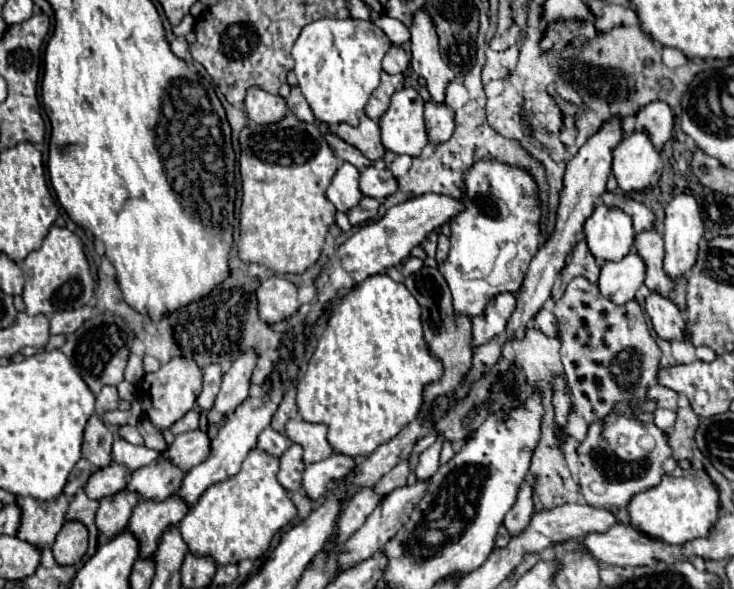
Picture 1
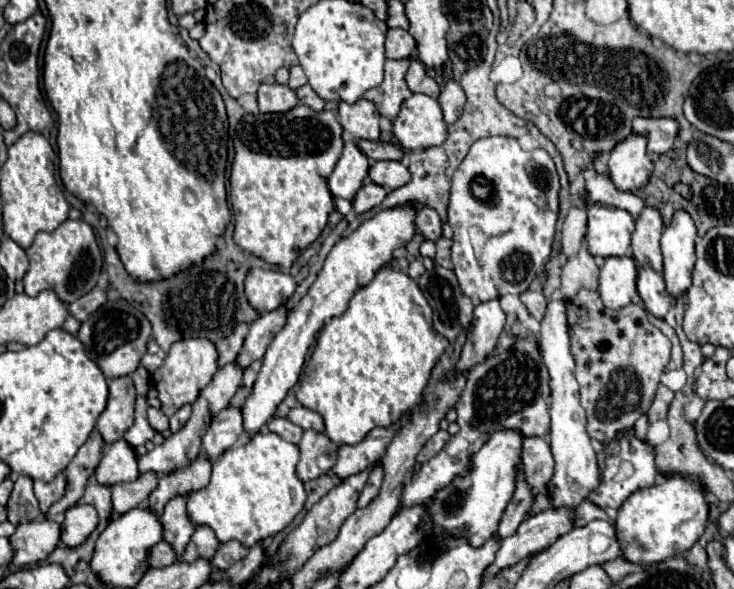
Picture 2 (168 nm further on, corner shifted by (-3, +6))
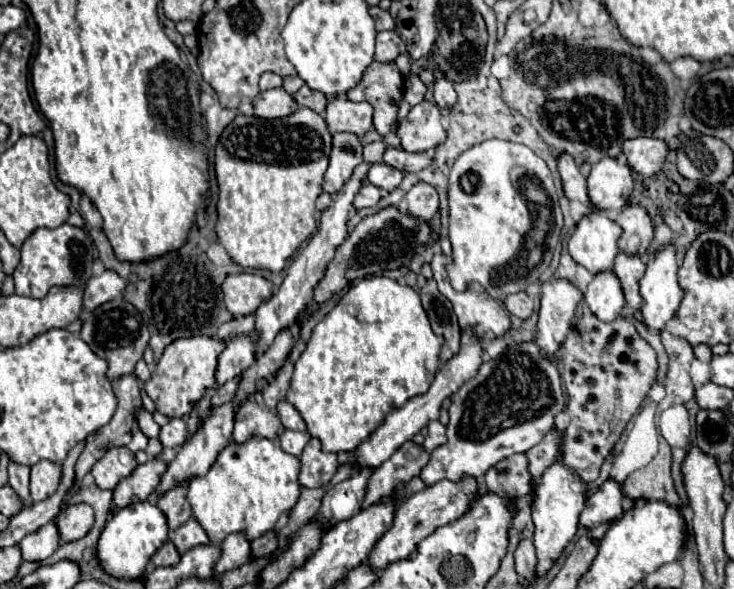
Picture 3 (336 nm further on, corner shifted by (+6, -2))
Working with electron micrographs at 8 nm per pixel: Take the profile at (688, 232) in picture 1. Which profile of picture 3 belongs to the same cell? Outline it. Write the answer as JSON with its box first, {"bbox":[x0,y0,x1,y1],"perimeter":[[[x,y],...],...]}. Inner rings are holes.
{"bbox":[639,244,683,330],"perimeter":[[[665,244],[659,252],[649,256],[647,272],[639,282],[639,292],[645,300],[645,304],[641,308],[641,314],[643,314],[643,324],[647,328],[661,330],[675,316],[675,312],[677,312],[677,308],[683,300],[683,290],[679,288],[679,282],[677,282],[677,268],[679,268],[677,250],[675,250],[673,244]]]}

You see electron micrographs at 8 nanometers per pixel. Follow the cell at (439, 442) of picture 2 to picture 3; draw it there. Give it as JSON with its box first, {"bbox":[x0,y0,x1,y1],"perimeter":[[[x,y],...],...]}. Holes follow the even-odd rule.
{"bbox":[423,420,447,454],"perimeter":[[[439,420],[429,422],[429,426],[427,426],[427,436],[425,436],[425,442],[423,442],[425,452],[431,454],[435,448],[439,448],[439,446],[445,444],[445,442],[447,442],[447,438],[445,438],[445,426],[443,426]]]}

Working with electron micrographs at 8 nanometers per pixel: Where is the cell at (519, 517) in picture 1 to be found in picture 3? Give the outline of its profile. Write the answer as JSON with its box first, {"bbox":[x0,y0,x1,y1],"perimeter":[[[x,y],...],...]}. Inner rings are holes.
{"bbox":[525,432,561,478],"perimeter":[[[547,432],[539,444],[535,444],[525,452],[531,478],[541,478],[545,466],[549,466],[557,458],[559,448],[561,448],[561,438],[555,432]]]}

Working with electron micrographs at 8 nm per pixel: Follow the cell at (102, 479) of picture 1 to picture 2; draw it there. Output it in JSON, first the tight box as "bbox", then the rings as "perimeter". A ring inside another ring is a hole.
{"bbox":[96,440,140,486],"perimeter":[[[126,440],[110,444],[96,468],[96,480],[104,486],[114,486],[118,482],[132,482],[136,480],[136,476],[140,476],[140,472],[132,444],[128,444]]]}

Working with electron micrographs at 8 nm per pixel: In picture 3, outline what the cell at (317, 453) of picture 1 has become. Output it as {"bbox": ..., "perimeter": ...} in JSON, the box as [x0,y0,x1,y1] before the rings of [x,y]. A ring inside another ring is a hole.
{"bbox":[277,400,307,432],"perimeter":[[[285,400],[279,402],[279,404],[277,404],[277,414],[279,414],[279,420],[281,420],[281,424],[283,424],[285,428],[297,430],[297,432],[305,432],[305,430],[307,430],[301,414],[299,414],[289,402],[285,402]]]}

